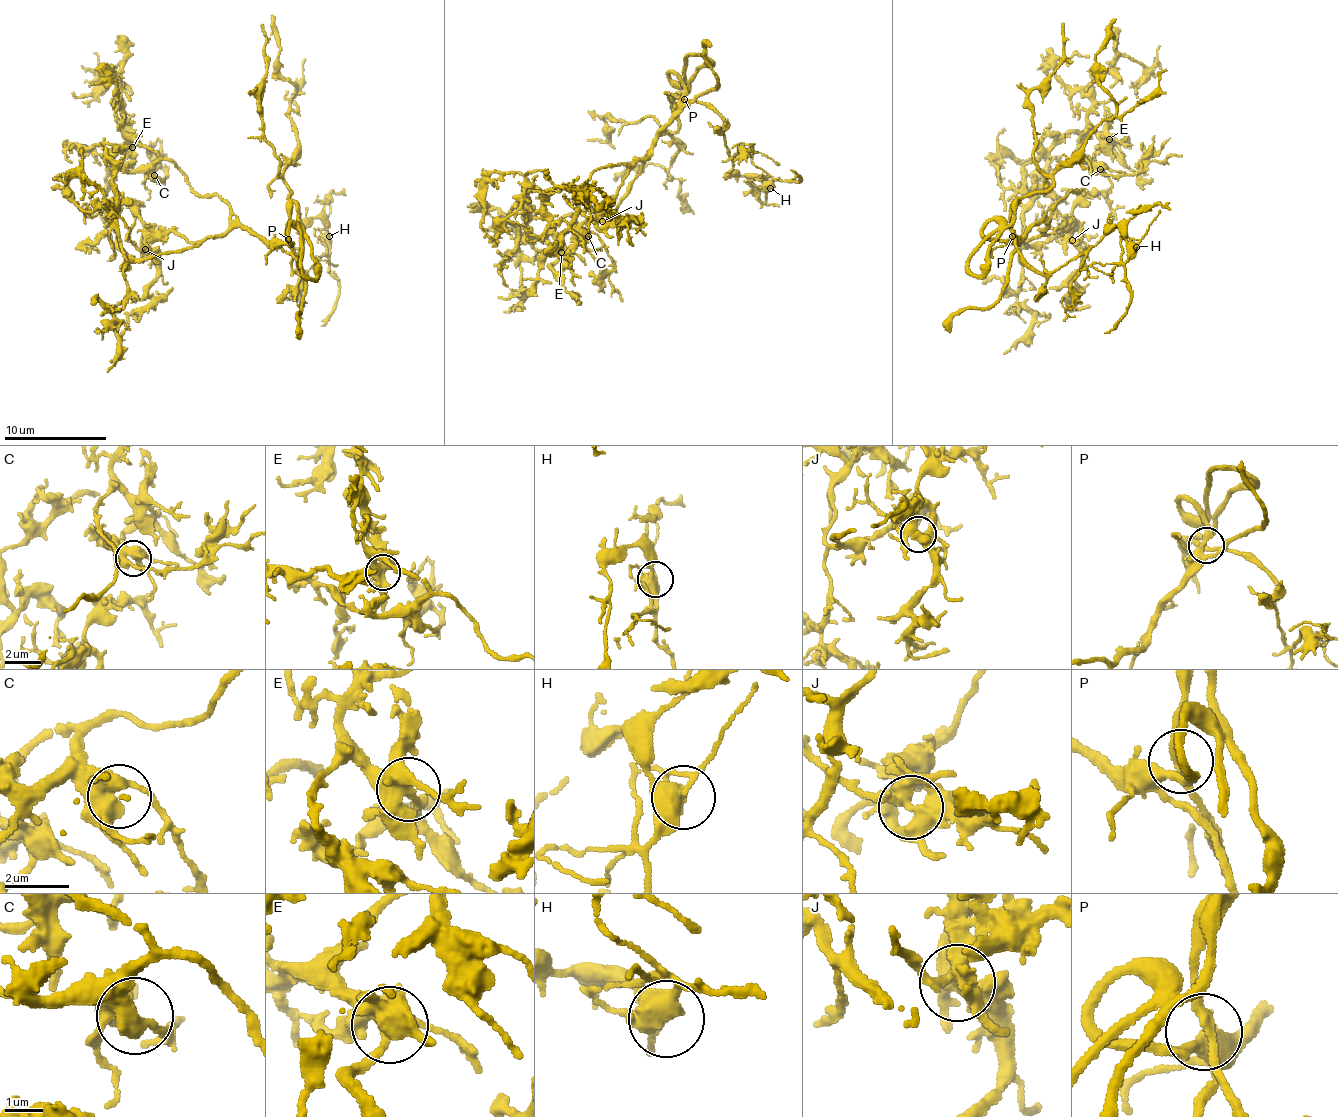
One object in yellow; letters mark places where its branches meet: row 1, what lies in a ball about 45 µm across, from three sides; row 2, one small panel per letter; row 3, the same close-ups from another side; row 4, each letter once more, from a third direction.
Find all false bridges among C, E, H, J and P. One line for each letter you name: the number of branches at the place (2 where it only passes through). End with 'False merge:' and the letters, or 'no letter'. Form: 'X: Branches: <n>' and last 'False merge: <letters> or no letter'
False merge: no letter

